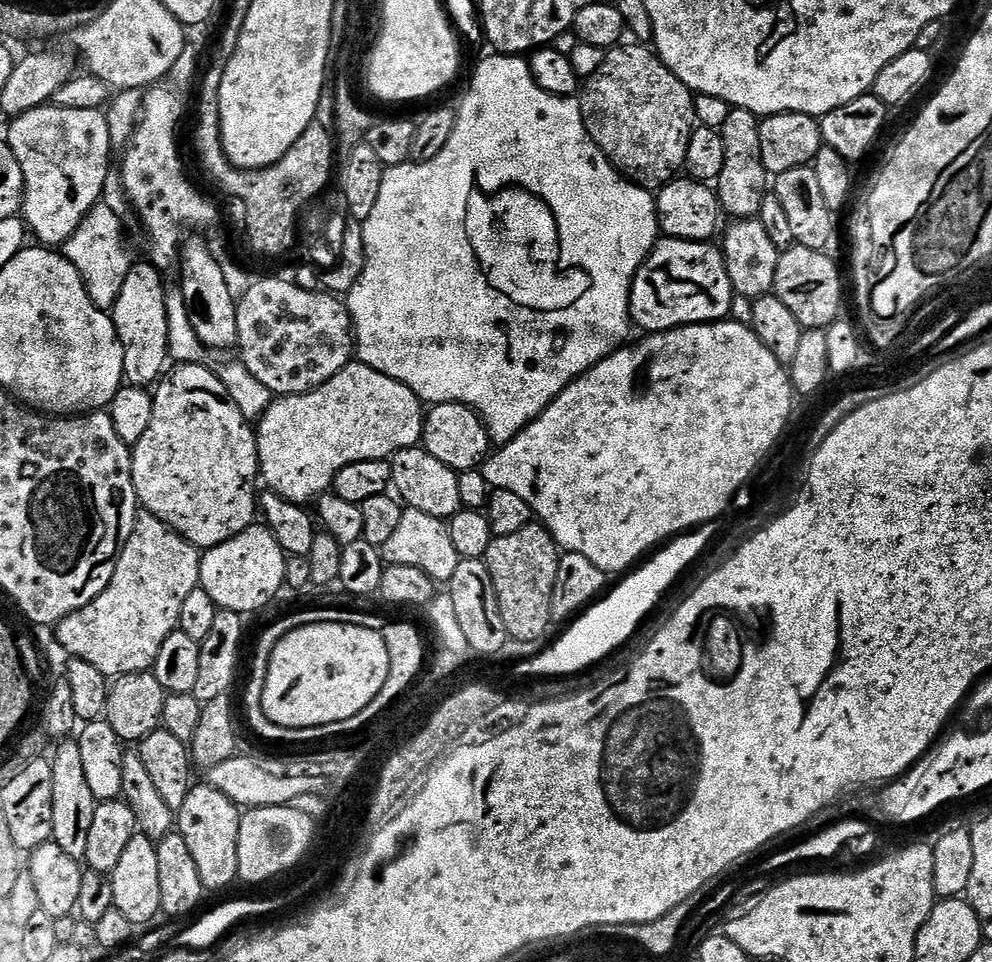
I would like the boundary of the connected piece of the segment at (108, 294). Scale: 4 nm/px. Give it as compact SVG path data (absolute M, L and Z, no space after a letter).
M101 202L88 211L78 230L74 230L72 237L62 245L62 255L78 270L90 298L105 310L112 309L118 302L118 294L122 294L122 282L126 282L130 267L128 248L124 245L124 227L118 214Z

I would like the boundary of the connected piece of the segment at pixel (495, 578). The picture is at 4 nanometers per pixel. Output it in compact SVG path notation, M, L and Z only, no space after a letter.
M529 522L515 534L497 536L488 547L483 561L488 565L494 590L498 594L498 606L509 641L532 644L547 634L548 624L553 623L552 595L561 555L556 541L539 522Z

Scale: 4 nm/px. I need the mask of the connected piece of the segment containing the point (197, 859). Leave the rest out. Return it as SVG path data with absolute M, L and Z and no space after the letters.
M207 782L197 783L186 794L186 802L182 802L178 813L178 831L182 838L186 838L186 846L190 849L190 855L194 857L194 863L198 866L198 878L202 878L205 889L228 888L238 880L238 830L240 829L241 809L236 807L226 794L211 788Z

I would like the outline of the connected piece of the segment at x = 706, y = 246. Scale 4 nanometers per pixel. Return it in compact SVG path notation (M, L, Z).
M664 238L644 259L634 278L628 314L631 323L645 328L643 331L648 334L688 324L715 324L731 313L733 295L723 251L715 243Z

